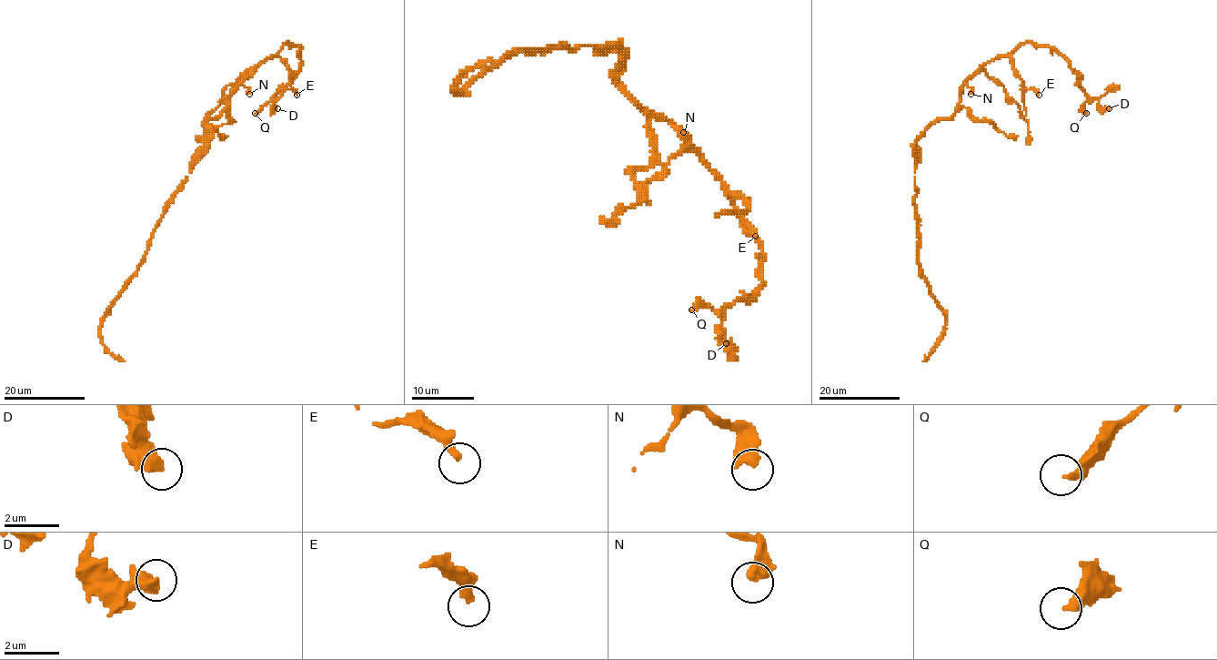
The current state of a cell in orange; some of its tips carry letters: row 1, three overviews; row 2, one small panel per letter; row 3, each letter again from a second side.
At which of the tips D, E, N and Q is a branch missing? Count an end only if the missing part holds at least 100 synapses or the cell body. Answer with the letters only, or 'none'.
E

